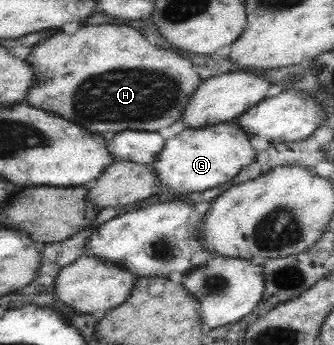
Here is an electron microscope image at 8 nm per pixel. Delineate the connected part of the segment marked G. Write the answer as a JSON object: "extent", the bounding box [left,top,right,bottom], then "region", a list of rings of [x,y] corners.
{"extent":[151,121,255,194],"region":[[[227,121],[203,128],[185,127],[172,138],[163,142],[163,148],[151,164],[158,175],[158,190],[165,188],[173,194],[199,192],[215,188],[237,176],[243,166],[255,160],[255,149],[250,145],[250,135],[242,130],[238,122]]]}

